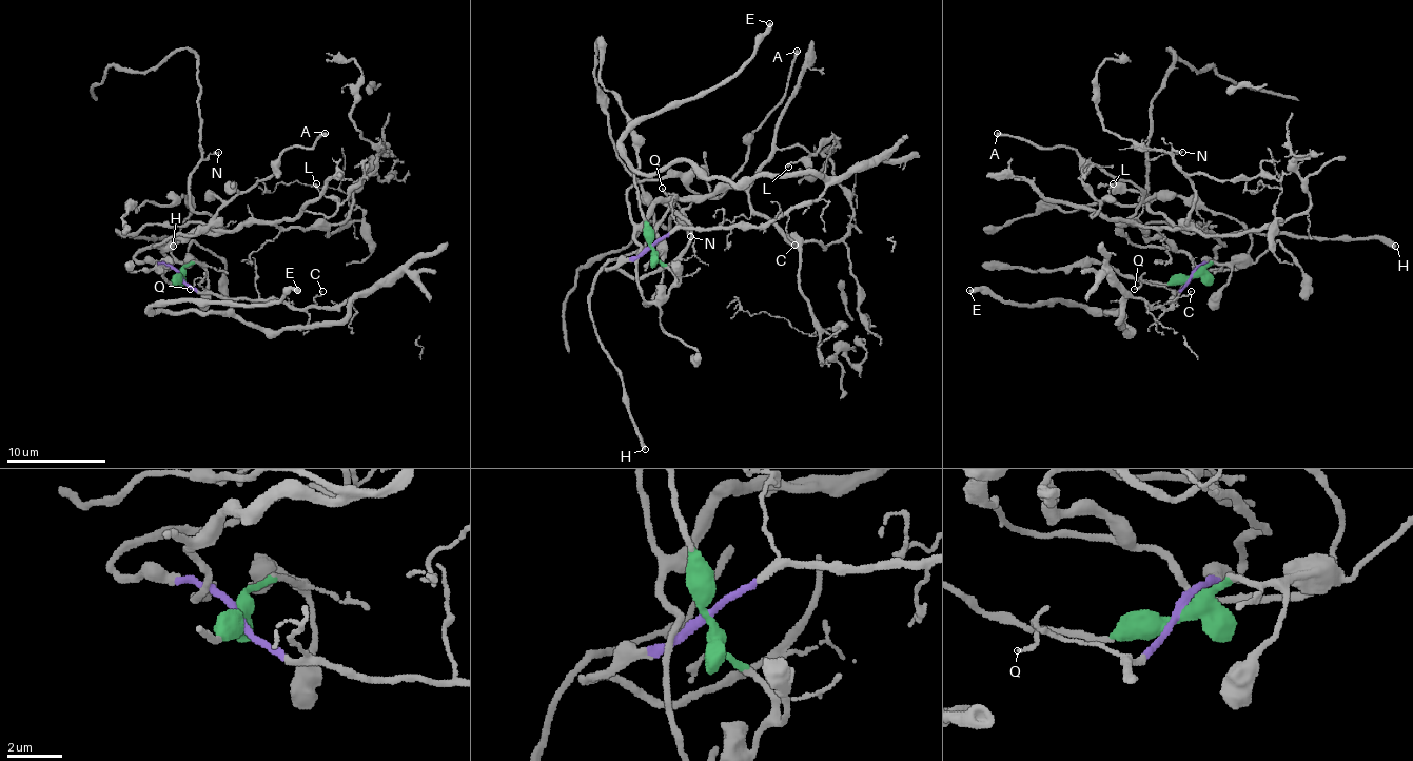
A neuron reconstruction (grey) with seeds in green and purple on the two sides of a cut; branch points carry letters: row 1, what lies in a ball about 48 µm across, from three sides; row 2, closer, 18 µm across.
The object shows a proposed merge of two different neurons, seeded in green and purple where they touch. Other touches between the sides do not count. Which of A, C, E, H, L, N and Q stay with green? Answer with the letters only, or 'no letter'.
A, H, L

